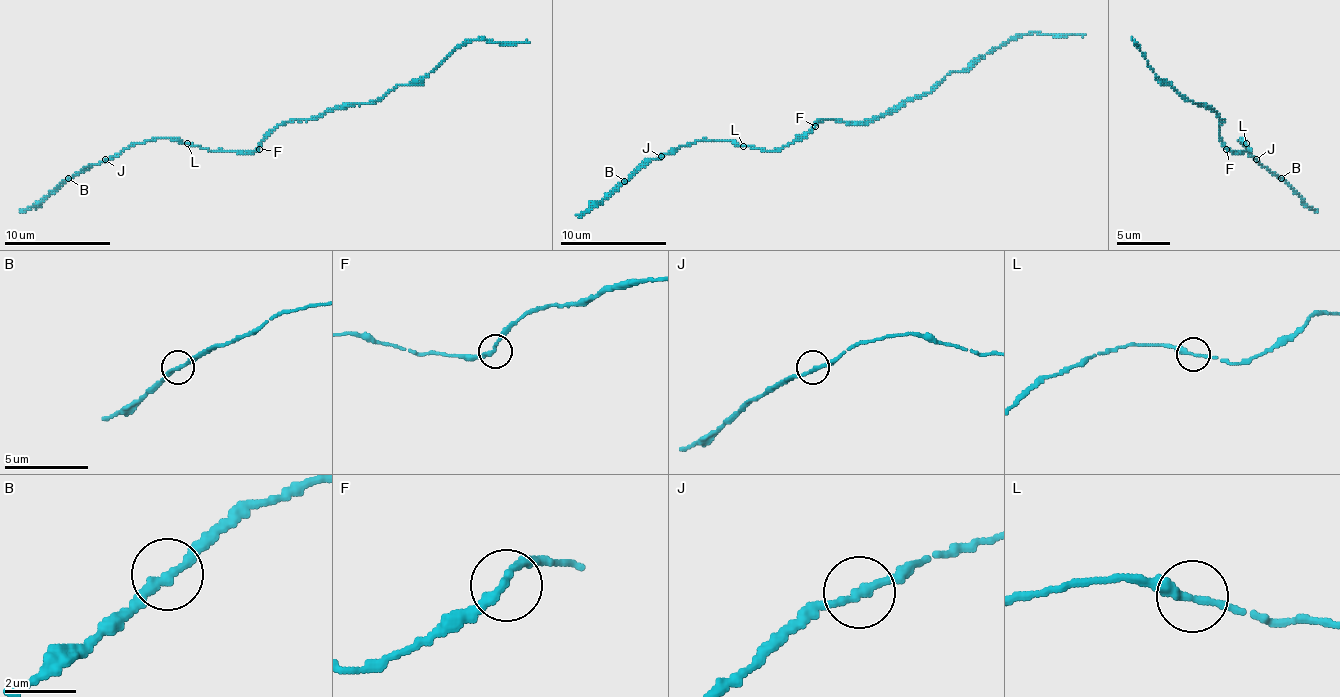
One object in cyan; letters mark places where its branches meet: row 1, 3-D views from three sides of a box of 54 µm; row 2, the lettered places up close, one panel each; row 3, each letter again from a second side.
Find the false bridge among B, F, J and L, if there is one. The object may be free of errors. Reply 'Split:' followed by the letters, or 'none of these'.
Split: none of these

